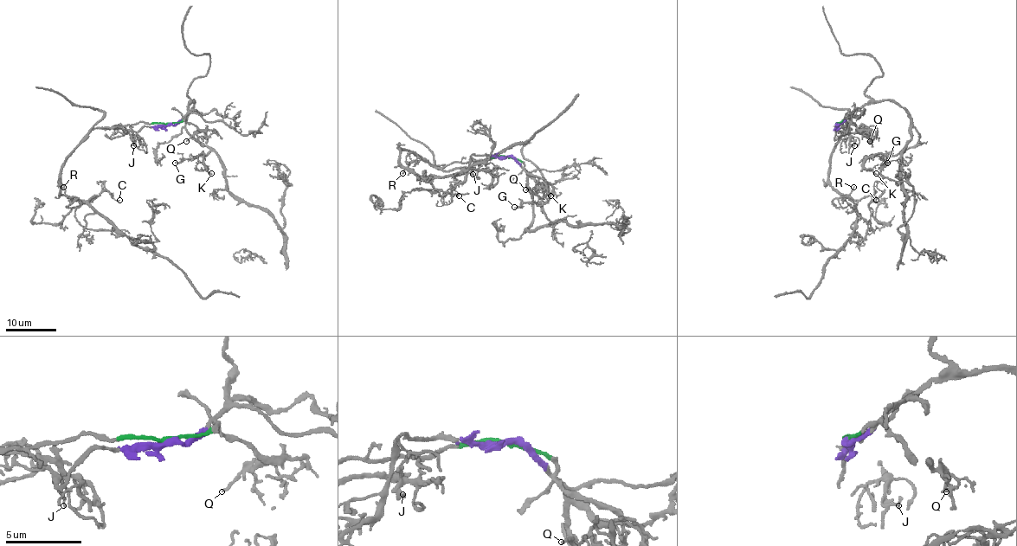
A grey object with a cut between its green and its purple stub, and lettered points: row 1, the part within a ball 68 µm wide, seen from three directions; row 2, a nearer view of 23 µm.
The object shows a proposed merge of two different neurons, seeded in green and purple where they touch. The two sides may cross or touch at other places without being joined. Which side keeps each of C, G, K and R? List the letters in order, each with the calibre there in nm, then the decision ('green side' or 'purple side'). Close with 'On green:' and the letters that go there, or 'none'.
C: 110 nm thick; green side
G: 190 nm thick; purple side
K: 240 nm thick; purple side
R: 170 nm thick; green side
On green: C, R

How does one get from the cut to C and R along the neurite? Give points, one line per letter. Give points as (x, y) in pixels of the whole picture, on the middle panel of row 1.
C: (507, 157), (434, 167), (401, 148), (399, 162), (404, 167), (426, 178), (439, 192), (459, 195)
R: (507, 157), (490, 157), (434, 167), (401, 148), (399, 159), (403, 173)

